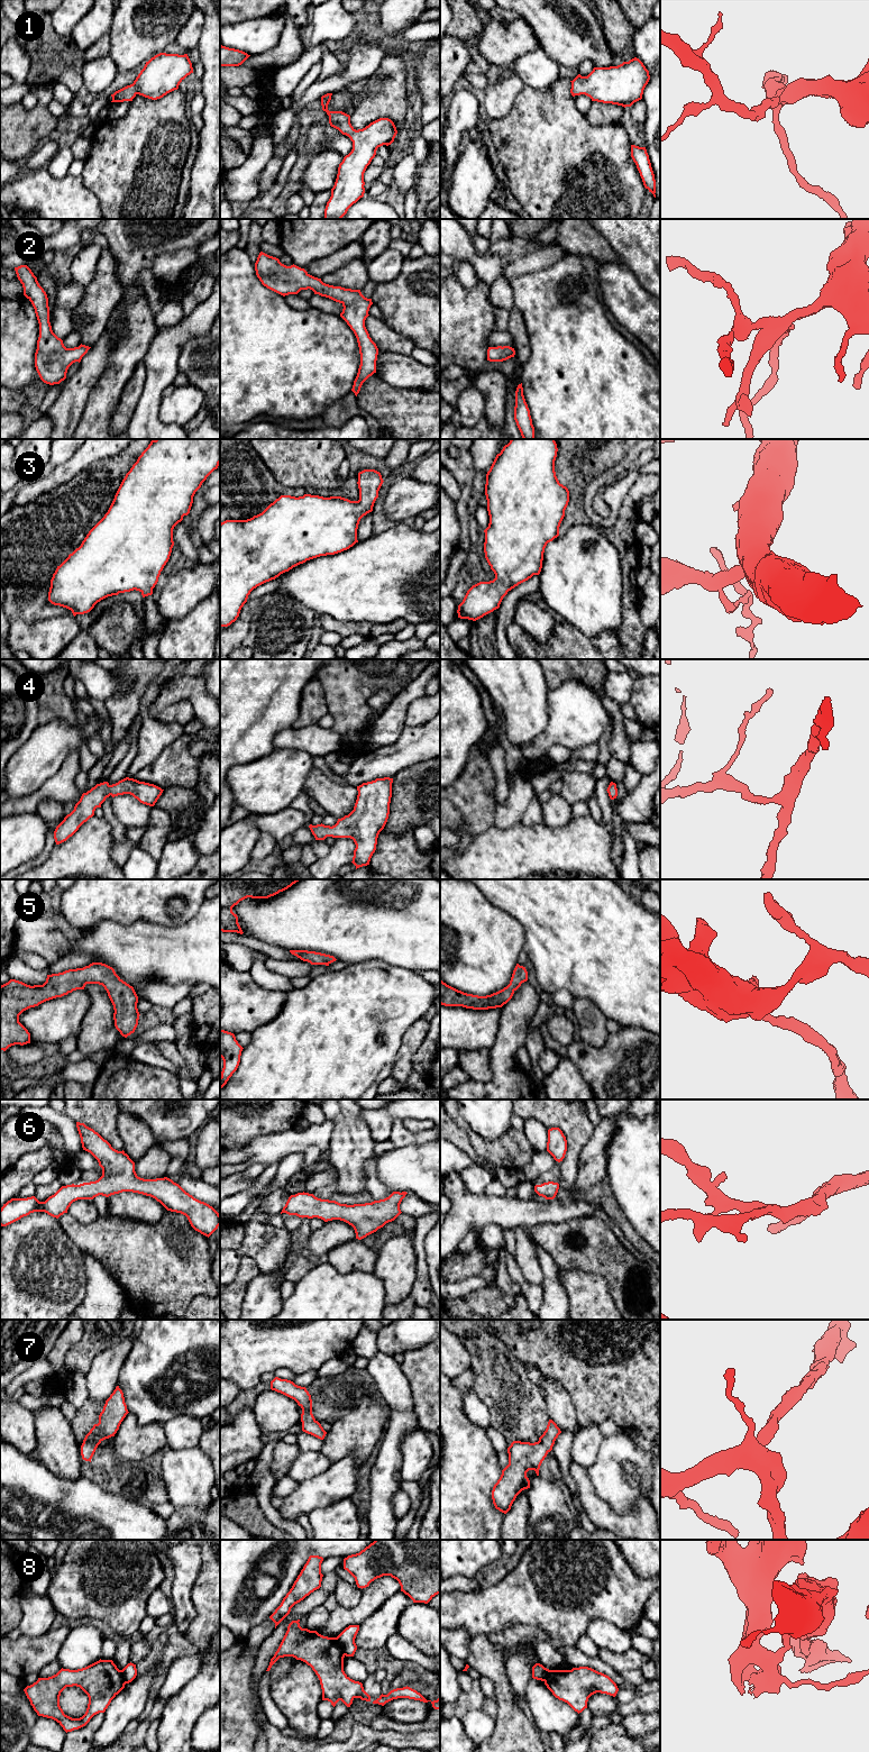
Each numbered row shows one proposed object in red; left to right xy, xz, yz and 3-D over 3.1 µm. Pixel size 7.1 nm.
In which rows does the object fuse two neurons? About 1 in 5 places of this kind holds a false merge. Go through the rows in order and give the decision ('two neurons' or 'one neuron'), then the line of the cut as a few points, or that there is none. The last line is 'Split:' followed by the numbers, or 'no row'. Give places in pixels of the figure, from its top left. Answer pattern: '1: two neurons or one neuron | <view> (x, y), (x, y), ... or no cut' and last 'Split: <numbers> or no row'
1: one neuron | no cut
2: one neuron | no cut
3: one neuron | no cut
4: one neuron | no cut
5: one neuron | no cut
6: one neuron | no cut
7: one neuron | no cut
8: two neurons | xz (335, 1638), (345, 1654)
Split: 8

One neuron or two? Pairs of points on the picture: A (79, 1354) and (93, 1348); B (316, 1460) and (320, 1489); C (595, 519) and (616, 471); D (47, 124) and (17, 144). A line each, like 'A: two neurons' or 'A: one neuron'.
A: one neuron
B: two neurons
C: one neuron
D: one neuron

